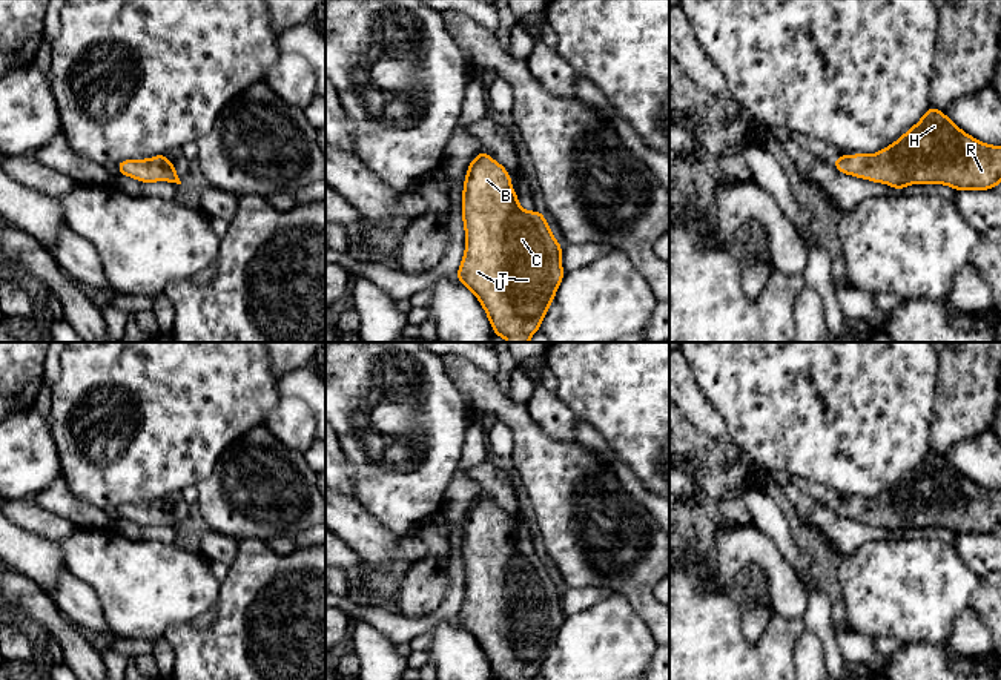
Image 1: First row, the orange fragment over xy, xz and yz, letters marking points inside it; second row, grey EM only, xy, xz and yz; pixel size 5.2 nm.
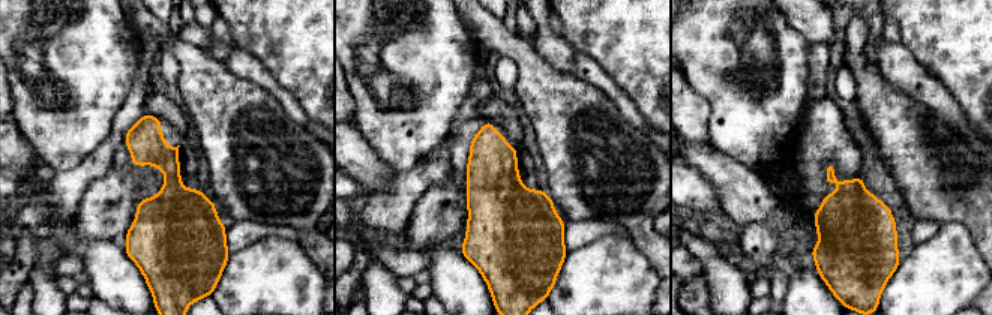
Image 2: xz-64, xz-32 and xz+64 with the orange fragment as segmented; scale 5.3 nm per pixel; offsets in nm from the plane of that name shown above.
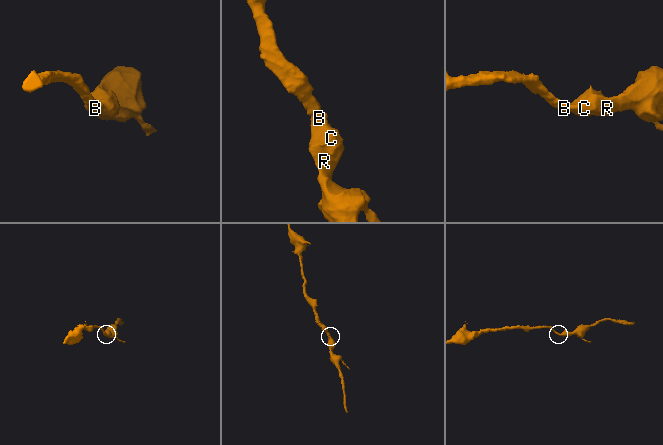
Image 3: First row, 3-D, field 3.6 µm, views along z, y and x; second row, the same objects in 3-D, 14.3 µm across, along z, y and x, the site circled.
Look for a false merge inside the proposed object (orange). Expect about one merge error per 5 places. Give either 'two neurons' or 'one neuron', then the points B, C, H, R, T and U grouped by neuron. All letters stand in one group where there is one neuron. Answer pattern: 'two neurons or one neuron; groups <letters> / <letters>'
one neuron; groups B C H R T U

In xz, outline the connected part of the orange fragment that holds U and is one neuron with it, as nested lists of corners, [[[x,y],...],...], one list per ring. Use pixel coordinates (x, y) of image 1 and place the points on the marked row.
[[[477,152],[464,180],[465,253],[454,276],[479,299],[494,335],[508,342],[528,342],[540,328],[565,276],[562,244],[554,239],[542,210],[522,210],[519,200],[505,167],[485,152]]]

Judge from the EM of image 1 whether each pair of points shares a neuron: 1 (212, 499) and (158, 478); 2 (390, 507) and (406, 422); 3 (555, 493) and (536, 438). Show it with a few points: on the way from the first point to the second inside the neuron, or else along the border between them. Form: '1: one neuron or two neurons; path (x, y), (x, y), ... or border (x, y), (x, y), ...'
1: two neurons; border (220, 456), (214, 468), (195, 484)
2: one neuron; path (399, 485), (404, 444)
3: one neuron; path (555, 479), (555, 475), (536, 456), (536, 452)

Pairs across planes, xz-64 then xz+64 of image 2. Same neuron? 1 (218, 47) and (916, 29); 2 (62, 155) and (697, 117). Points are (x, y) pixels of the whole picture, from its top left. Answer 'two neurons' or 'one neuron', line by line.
1: two neurons
2: two neurons

